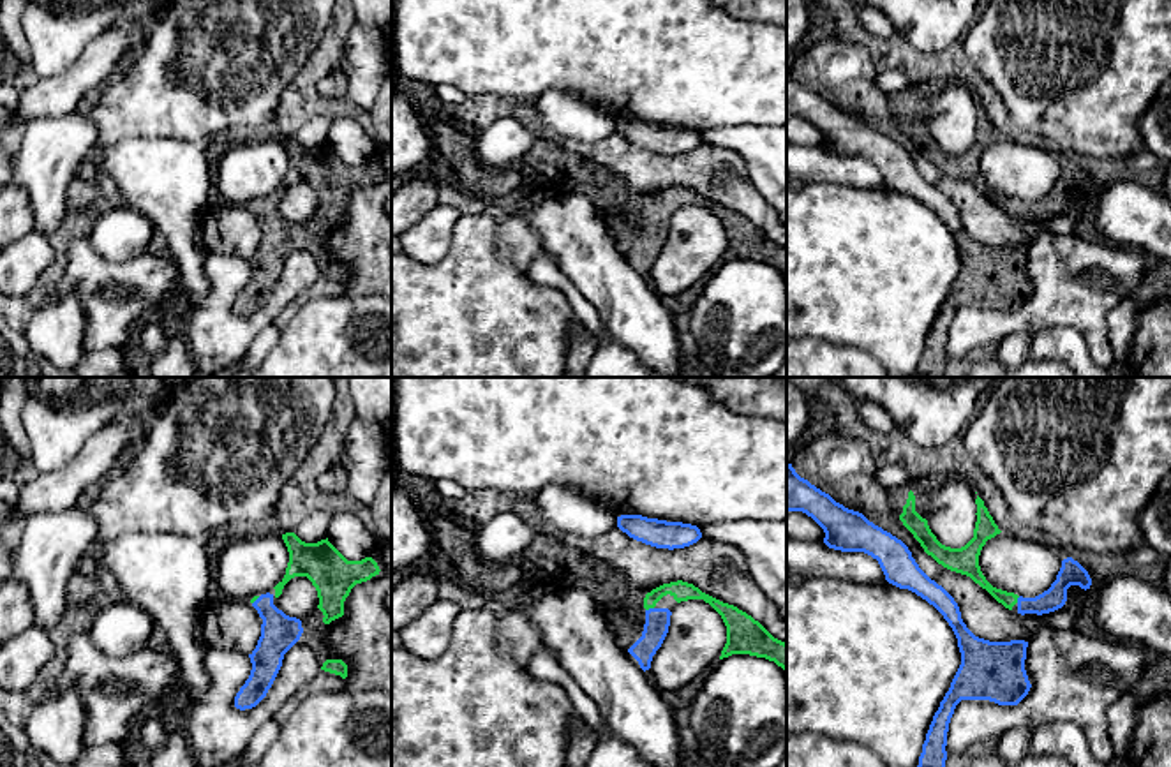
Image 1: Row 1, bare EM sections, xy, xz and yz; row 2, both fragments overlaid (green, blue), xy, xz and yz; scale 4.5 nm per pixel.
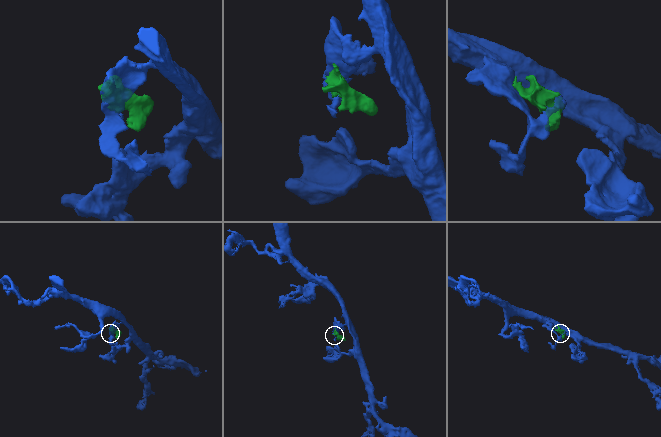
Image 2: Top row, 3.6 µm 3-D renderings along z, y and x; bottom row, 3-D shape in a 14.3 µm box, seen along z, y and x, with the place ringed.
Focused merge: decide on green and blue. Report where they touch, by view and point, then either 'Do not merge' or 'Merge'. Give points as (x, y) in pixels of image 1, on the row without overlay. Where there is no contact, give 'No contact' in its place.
Touches green at xz (649, 212). Merge

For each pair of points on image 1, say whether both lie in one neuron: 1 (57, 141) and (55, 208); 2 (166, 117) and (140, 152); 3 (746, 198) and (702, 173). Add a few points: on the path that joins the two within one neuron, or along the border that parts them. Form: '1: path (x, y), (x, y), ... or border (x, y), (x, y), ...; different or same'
1: path (52, 157), (52, 193); same
2: border (193, 141), (179, 138), (122, 138), (111, 145); different
3: path (736, 191), (713, 170); same

